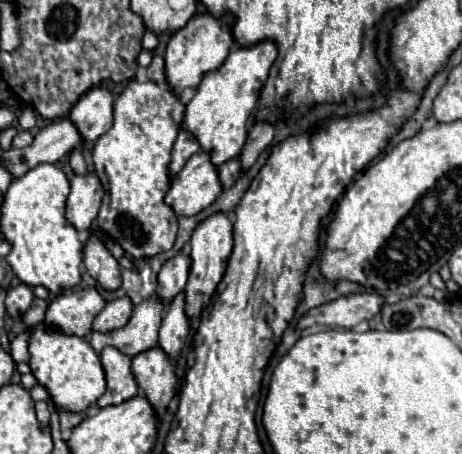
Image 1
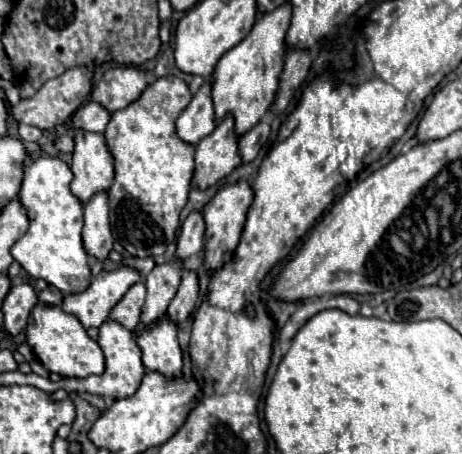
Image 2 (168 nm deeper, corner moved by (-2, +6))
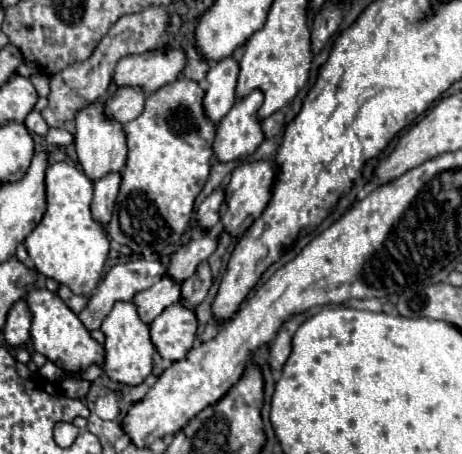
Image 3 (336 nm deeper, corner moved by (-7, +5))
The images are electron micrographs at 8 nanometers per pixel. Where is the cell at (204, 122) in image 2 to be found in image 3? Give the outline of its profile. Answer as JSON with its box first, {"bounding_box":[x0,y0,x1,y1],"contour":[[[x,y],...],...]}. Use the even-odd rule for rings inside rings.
{"bounding_box":[204,55,238,125],"contour":[[[230,55],[218,63],[214,63],[206,75],[208,89],[204,93],[204,113],[206,117],[218,125],[218,121],[230,111],[230,107],[236,103],[236,79],[238,79],[238,63]]]}

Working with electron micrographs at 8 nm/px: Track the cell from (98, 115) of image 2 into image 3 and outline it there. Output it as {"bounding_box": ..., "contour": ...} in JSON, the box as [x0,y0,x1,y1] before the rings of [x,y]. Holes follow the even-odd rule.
{"bounding_box":[104,87,146,123],"contour":[[[134,87],[116,89],[116,93],[104,101],[104,117],[110,121],[128,123],[142,113],[144,99],[146,95],[142,89],[134,89]]]}

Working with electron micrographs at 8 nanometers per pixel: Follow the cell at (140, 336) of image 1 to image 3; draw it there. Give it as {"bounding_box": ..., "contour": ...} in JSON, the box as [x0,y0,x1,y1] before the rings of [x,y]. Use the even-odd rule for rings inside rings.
{"bounding_box":[168,231,216,283],"contour":[[[204,231],[198,237],[192,237],[184,247],[180,247],[168,263],[168,277],[172,277],[174,281],[182,283],[188,277],[192,277],[192,273],[196,273],[196,267],[206,261],[216,249],[216,239]]]}

